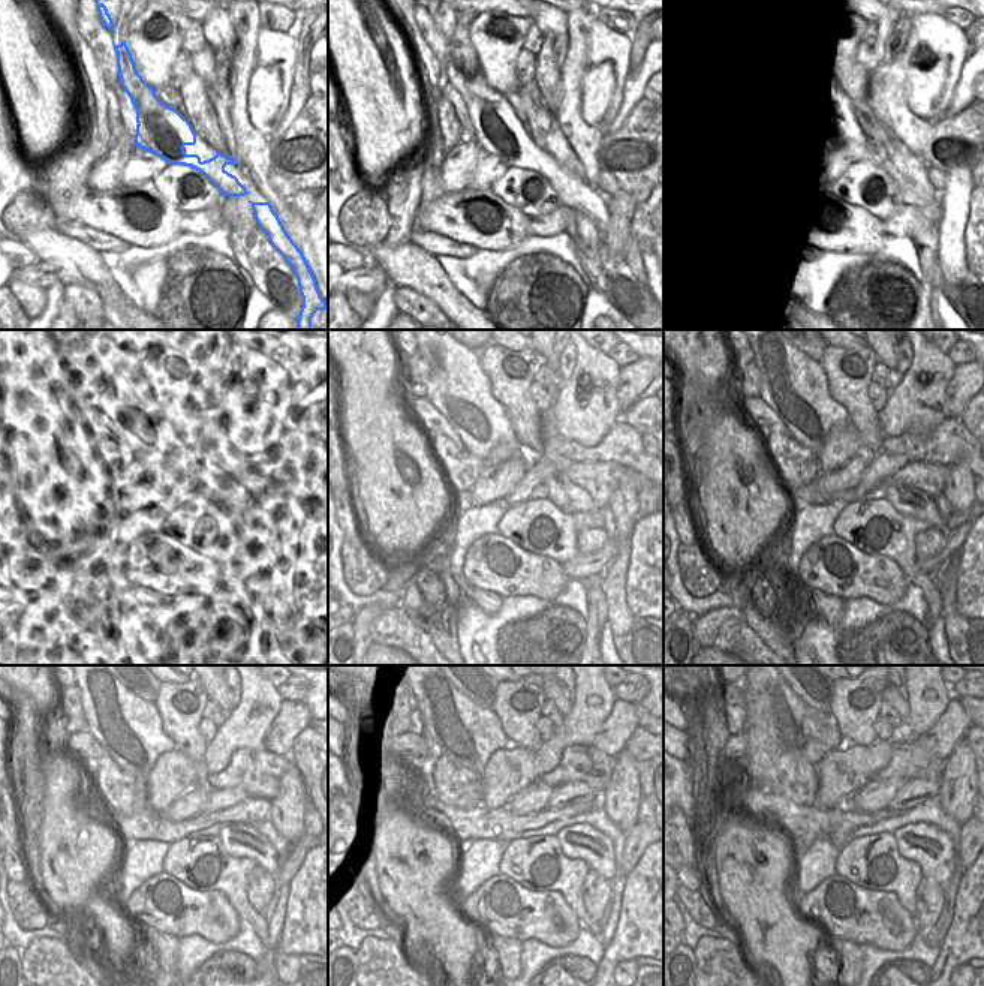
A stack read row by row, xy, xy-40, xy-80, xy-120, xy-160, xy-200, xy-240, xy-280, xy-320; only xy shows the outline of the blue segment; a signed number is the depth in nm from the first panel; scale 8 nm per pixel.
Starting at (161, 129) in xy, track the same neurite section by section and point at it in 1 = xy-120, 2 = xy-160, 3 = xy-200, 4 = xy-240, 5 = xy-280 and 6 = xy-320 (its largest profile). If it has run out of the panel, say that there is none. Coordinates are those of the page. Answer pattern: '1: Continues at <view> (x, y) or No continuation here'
1: Continues at xy-120 (125, 396)
2: Continues at xy-160 (457, 388)
3: Continues at xy-200 (794, 387)
4: Continues at xy-240 (129, 729)
5: Continues at xy-280 (469, 735)
6: Continues at xy-320 (809, 733).

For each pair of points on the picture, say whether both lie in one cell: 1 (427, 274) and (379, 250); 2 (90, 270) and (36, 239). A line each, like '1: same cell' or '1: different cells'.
1: same cell
2: same cell

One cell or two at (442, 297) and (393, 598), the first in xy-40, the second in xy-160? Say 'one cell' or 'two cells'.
two cells

